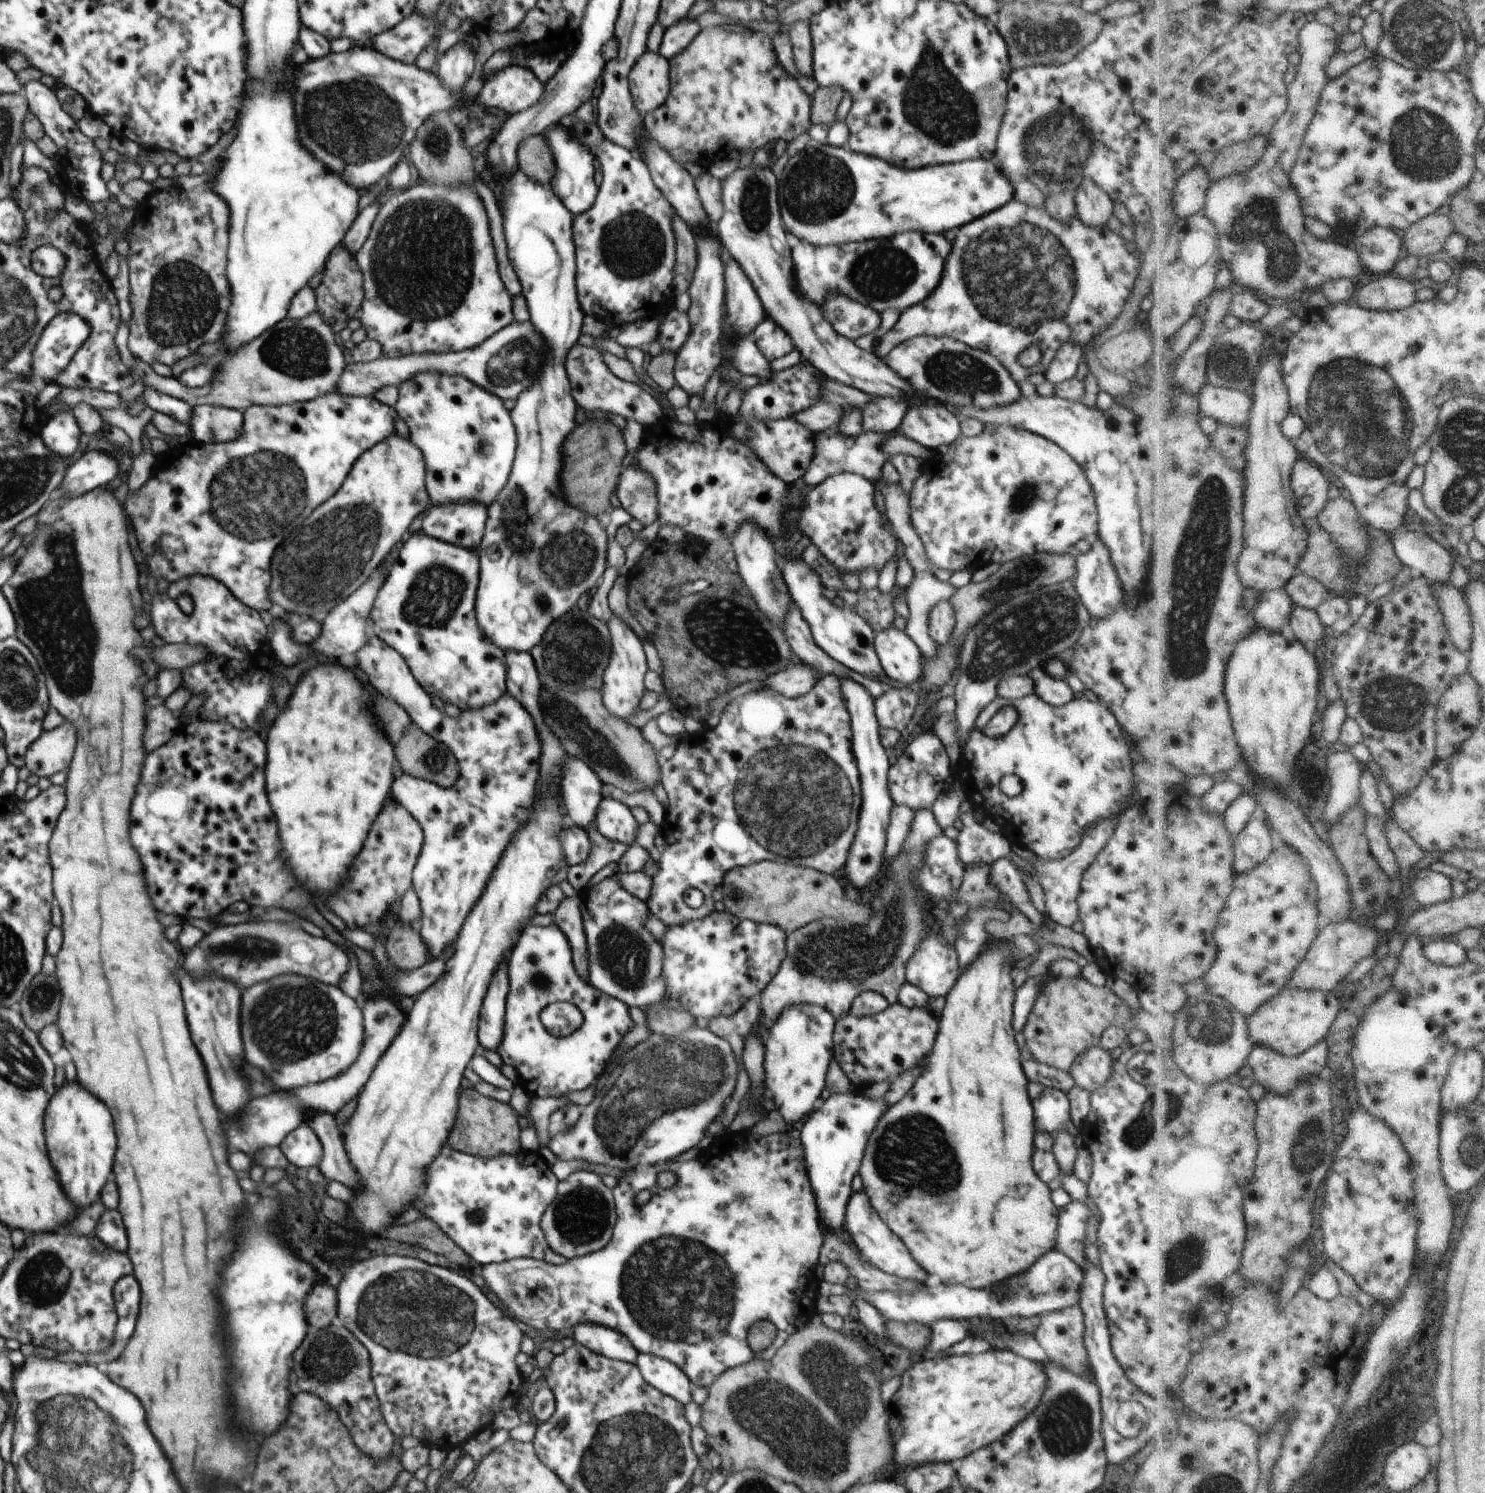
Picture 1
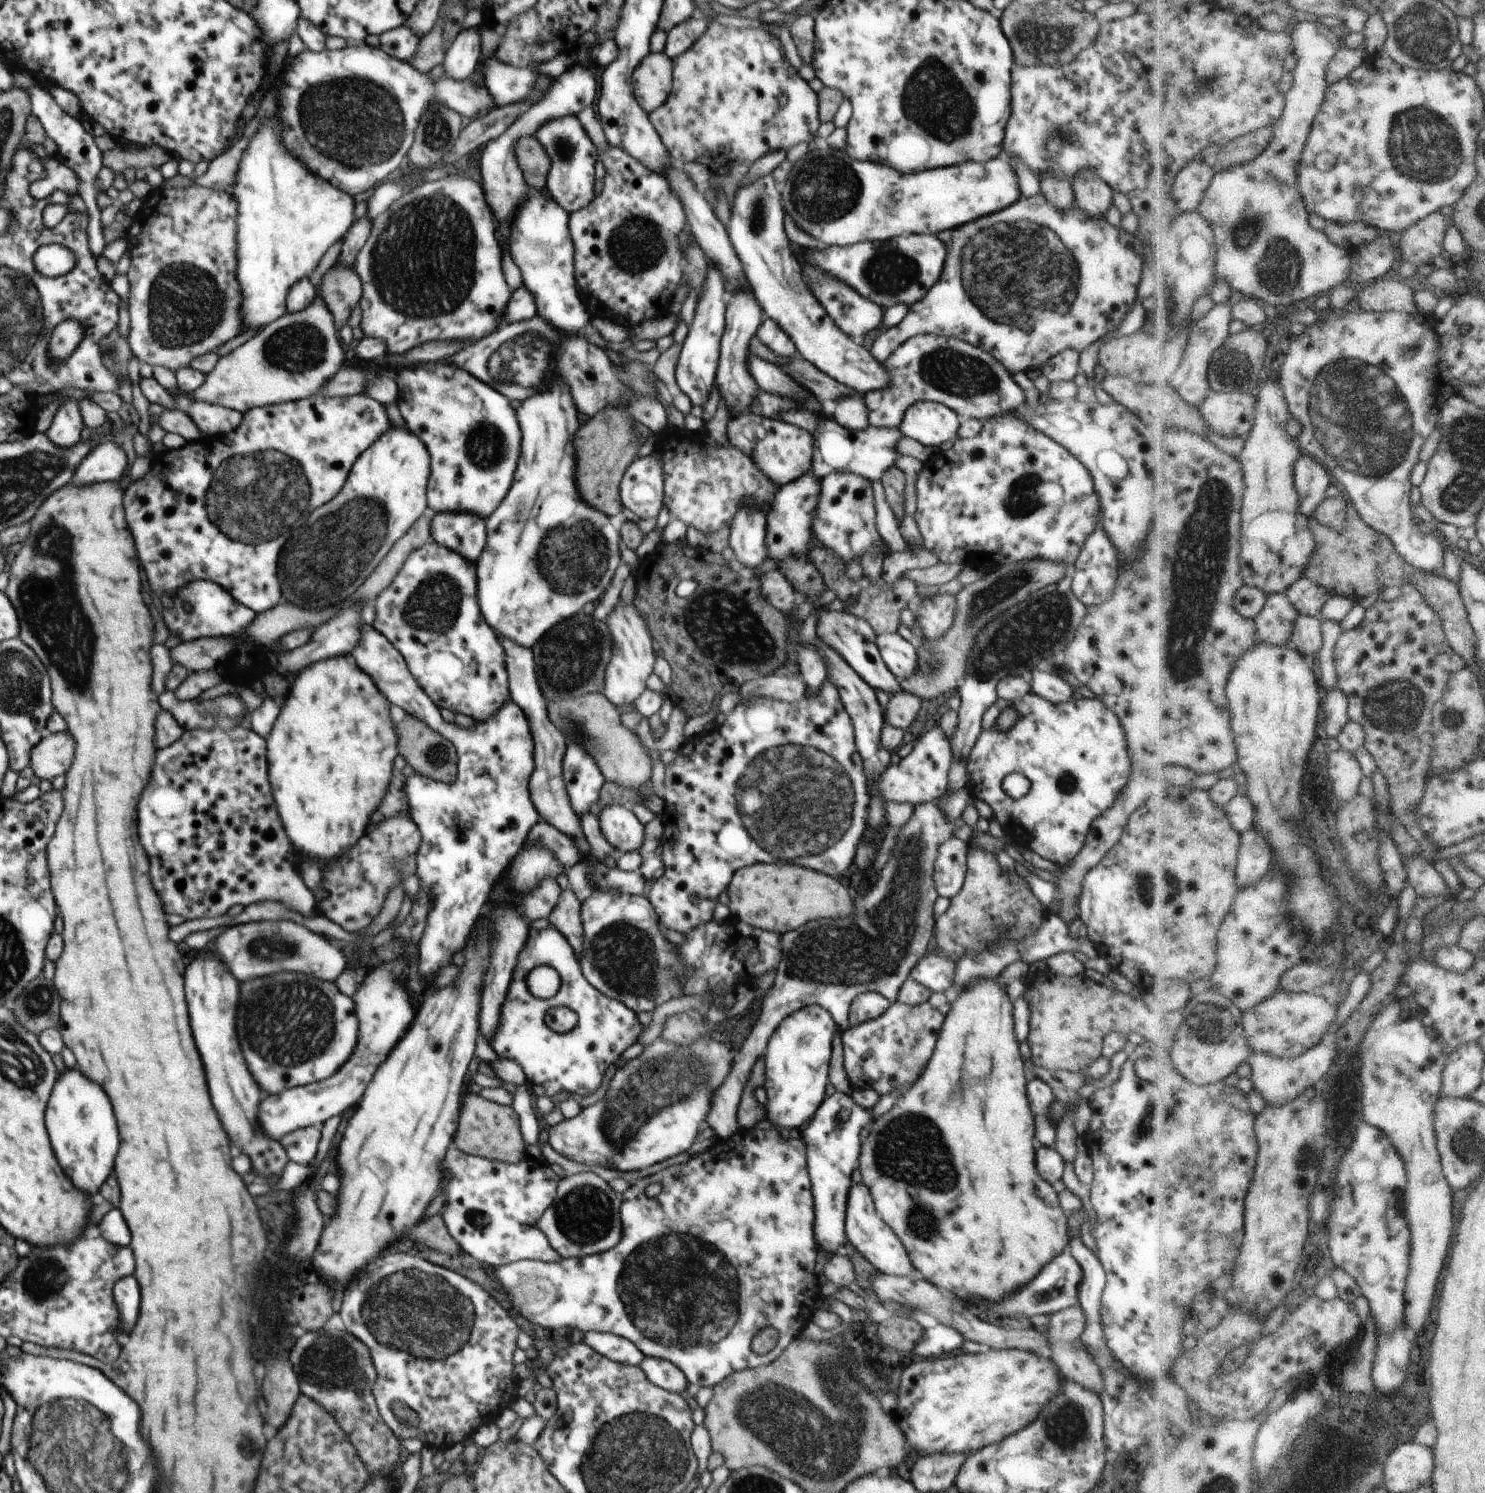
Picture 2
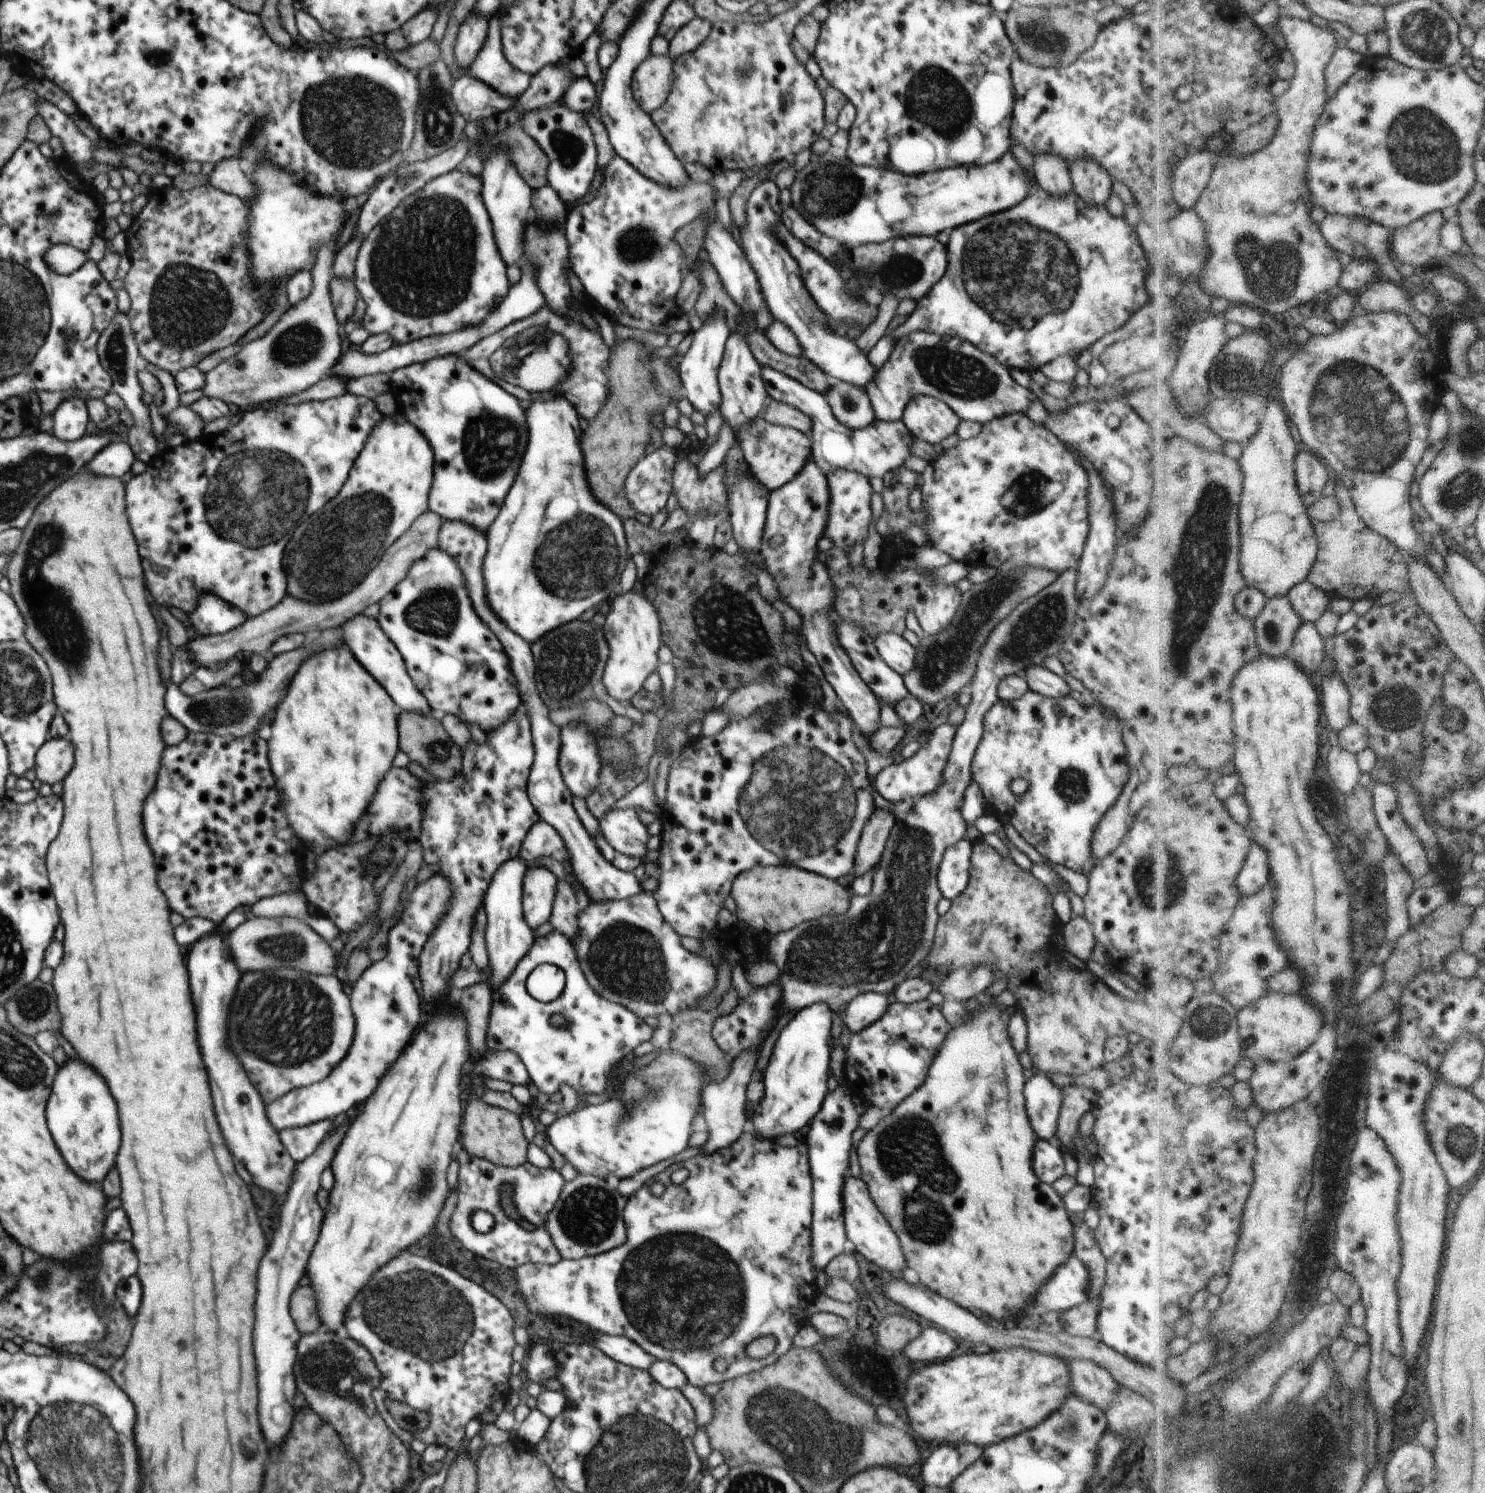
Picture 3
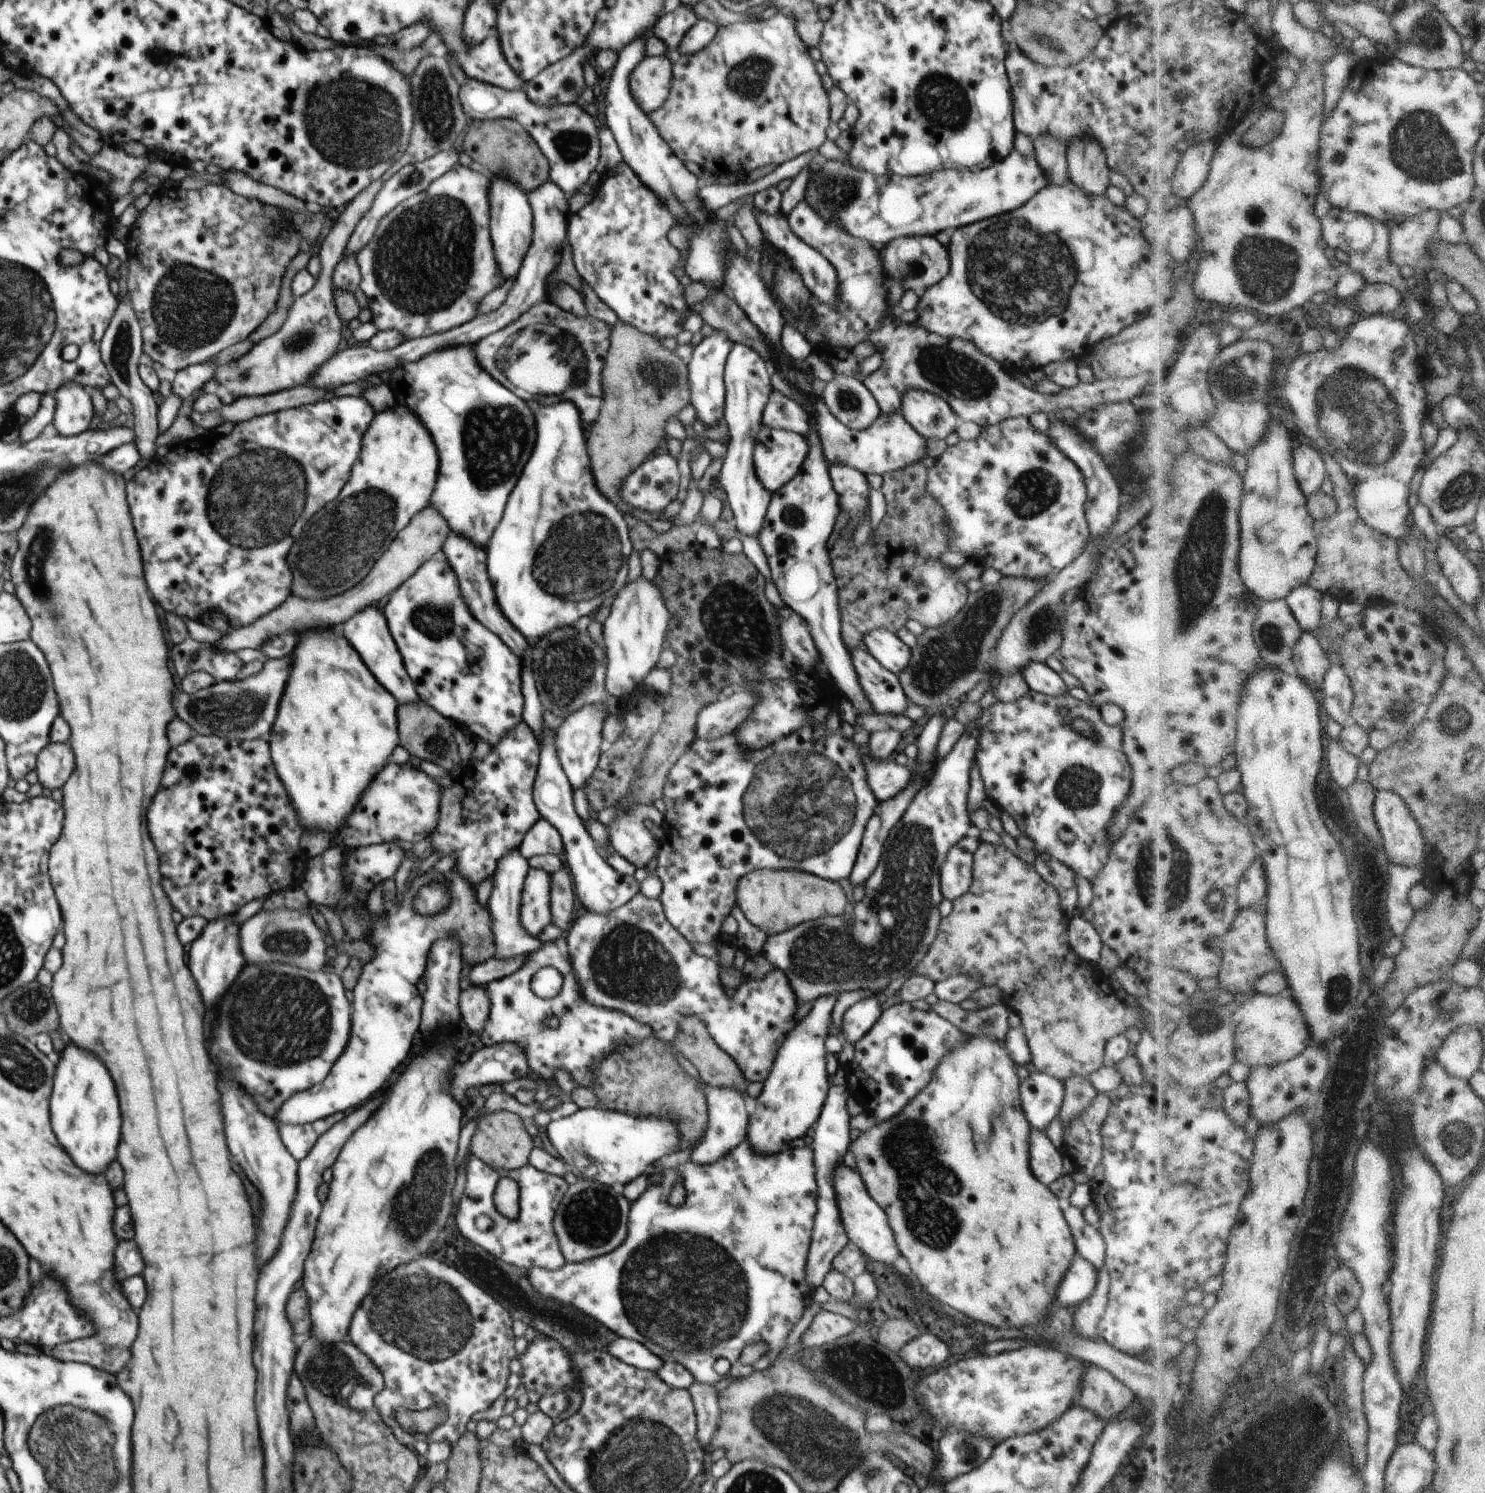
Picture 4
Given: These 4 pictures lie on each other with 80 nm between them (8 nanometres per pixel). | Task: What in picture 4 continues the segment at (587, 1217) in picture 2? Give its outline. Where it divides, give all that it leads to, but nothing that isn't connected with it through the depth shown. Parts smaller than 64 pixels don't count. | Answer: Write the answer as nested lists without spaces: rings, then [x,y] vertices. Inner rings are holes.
[[[586,1177],[578,1178],[562,1197],[553,1225],[559,1247],[568,1263],[581,1263],[618,1248],[627,1237],[628,1215],[632,1203],[611,1186]]]

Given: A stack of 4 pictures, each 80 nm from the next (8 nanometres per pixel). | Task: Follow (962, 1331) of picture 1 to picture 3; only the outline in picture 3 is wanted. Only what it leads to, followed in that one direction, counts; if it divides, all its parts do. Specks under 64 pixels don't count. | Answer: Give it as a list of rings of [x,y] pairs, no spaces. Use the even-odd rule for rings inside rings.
[[[925,1326],[924,1330],[914,1340],[911,1340],[902,1350],[915,1365],[926,1362],[946,1360],[956,1350],[956,1340],[960,1340],[938,1326]]]

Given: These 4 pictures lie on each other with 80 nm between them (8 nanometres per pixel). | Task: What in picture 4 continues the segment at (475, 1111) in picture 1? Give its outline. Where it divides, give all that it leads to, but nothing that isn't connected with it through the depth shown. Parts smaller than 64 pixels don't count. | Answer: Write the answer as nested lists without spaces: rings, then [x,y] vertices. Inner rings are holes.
[[[496,1111],[492,1114],[478,1114],[474,1119],[478,1121],[478,1127],[472,1137],[469,1150],[471,1154],[490,1165],[490,1168],[498,1171],[512,1171],[529,1164],[529,1154],[534,1148],[533,1136],[528,1133],[520,1119],[520,1115],[510,1111]]]

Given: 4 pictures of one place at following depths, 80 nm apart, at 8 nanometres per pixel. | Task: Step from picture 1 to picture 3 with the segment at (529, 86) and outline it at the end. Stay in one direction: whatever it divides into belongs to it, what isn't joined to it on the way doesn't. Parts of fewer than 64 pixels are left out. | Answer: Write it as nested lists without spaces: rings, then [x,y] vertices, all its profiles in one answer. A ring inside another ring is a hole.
[[[496,25],[487,35],[483,47],[466,72],[475,79],[489,84],[495,91],[516,98],[522,96],[531,81],[530,75],[520,72],[506,60],[501,43],[501,31]]]

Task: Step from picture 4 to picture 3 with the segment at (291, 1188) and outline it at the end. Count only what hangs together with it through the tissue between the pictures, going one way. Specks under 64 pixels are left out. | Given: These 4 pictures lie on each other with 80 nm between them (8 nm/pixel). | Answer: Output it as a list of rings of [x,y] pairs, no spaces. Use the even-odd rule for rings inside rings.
[[[216,928],[212,933],[204,935],[192,945],[192,950],[190,950],[190,954],[188,954],[188,962],[186,962],[186,964],[188,964],[188,972],[190,972],[190,990],[192,990],[192,998],[194,998],[194,1006],[196,1006],[196,1018],[198,1018],[198,1042],[200,1042],[200,1048],[202,1048],[202,1058],[204,1058],[204,1064],[206,1064],[206,1070],[208,1070],[208,1076],[210,1076],[210,1088],[212,1088],[212,1098],[214,1098],[214,1106],[216,1106],[216,1116],[218,1116],[218,1122],[220,1122],[220,1128],[222,1128],[222,1134],[224,1134],[226,1146],[230,1148],[230,1152],[234,1154],[234,1158],[246,1166],[246,1170],[250,1172],[250,1176],[252,1176],[254,1184],[258,1184],[260,1188],[268,1190],[268,1192],[270,1192],[270,1194],[276,1198],[276,1202],[283,1203],[287,1198],[290,1185],[293,1182],[293,1172],[295,1171],[296,1162],[290,1156],[290,1153],[285,1149],[285,1146],[280,1140],[279,1132],[270,1122],[270,1119],[266,1114],[265,1104],[263,1103],[263,1100],[260,1100],[260,1094],[258,1094],[258,1092],[256,1092],[256,1088],[250,1084],[248,1076],[244,1074],[242,1066],[238,1064],[236,1056],[234,1056],[230,1050],[226,1050],[226,1016],[228,1016],[228,1004],[230,1004],[230,1000],[232,1000],[232,996],[234,996],[234,992],[236,992],[236,984],[238,984],[238,980],[240,980],[240,974],[242,974],[242,972],[238,972],[238,968],[236,968],[236,963],[229,947],[228,934],[214,932],[216,932]]]

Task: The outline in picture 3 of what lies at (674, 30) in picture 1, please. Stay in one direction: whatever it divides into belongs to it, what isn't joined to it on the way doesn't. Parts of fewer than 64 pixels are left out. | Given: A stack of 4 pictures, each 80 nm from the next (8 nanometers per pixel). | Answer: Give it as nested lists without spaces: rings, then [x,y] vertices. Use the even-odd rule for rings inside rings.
[[[698,16],[694,17],[689,23],[686,23],[669,42],[669,56],[675,58],[694,52],[694,50],[708,38],[711,26],[711,22]]]

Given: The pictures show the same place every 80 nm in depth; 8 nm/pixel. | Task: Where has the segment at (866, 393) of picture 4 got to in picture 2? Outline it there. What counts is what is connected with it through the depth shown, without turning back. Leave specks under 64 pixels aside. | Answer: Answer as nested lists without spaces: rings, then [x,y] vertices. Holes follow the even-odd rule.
[[[855,392],[852,396],[844,396],[831,409],[832,417],[838,425],[850,431],[862,431],[869,427],[868,408],[864,396]]]

